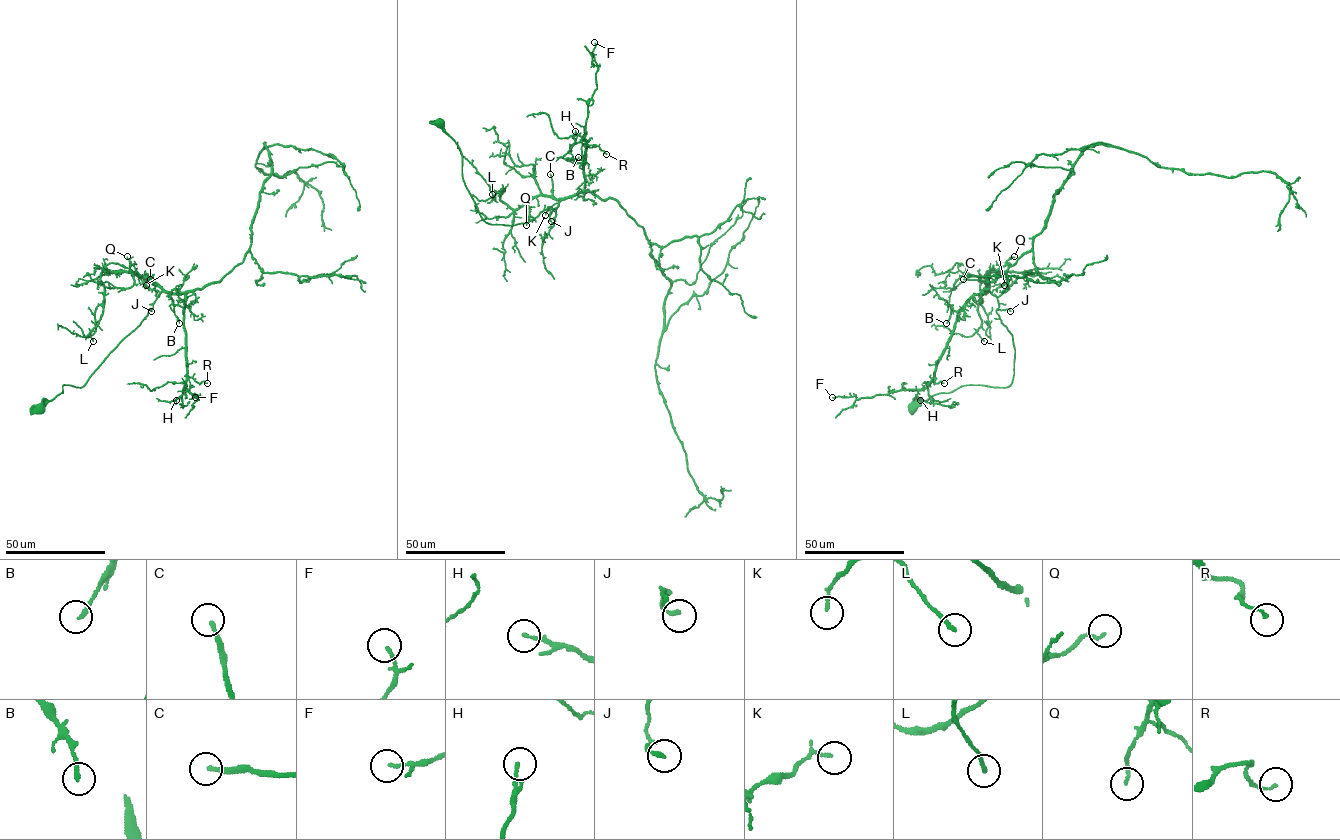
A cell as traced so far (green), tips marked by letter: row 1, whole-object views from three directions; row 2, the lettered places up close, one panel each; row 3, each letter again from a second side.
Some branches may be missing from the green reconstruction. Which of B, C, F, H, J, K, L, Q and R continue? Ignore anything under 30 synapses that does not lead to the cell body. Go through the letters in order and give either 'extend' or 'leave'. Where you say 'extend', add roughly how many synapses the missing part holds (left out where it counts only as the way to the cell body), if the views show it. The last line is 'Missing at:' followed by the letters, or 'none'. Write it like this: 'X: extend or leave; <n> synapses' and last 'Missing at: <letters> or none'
B: leave
C: extend; 45 synapses
F: leave
H: leave
J: leave
K: leave
L: leave
Q: leave
R: leave
Missing at: C

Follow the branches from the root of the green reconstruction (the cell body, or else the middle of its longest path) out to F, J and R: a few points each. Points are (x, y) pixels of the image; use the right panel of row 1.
F: (913, 408), (963, 386), (1012, 382), (1013, 337), (989, 291), (959, 311), (925, 388), (832, 397)
J: (913, 408), (936, 394), (963, 386), (1007, 387), (1014, 374), (1015, 348), (996, 310), (1010, 311)
R: (913, 408), (963, 386), (1012, 382), (1013, 337), (989, 291), (958, 313), (935, 373), (944, 383)

